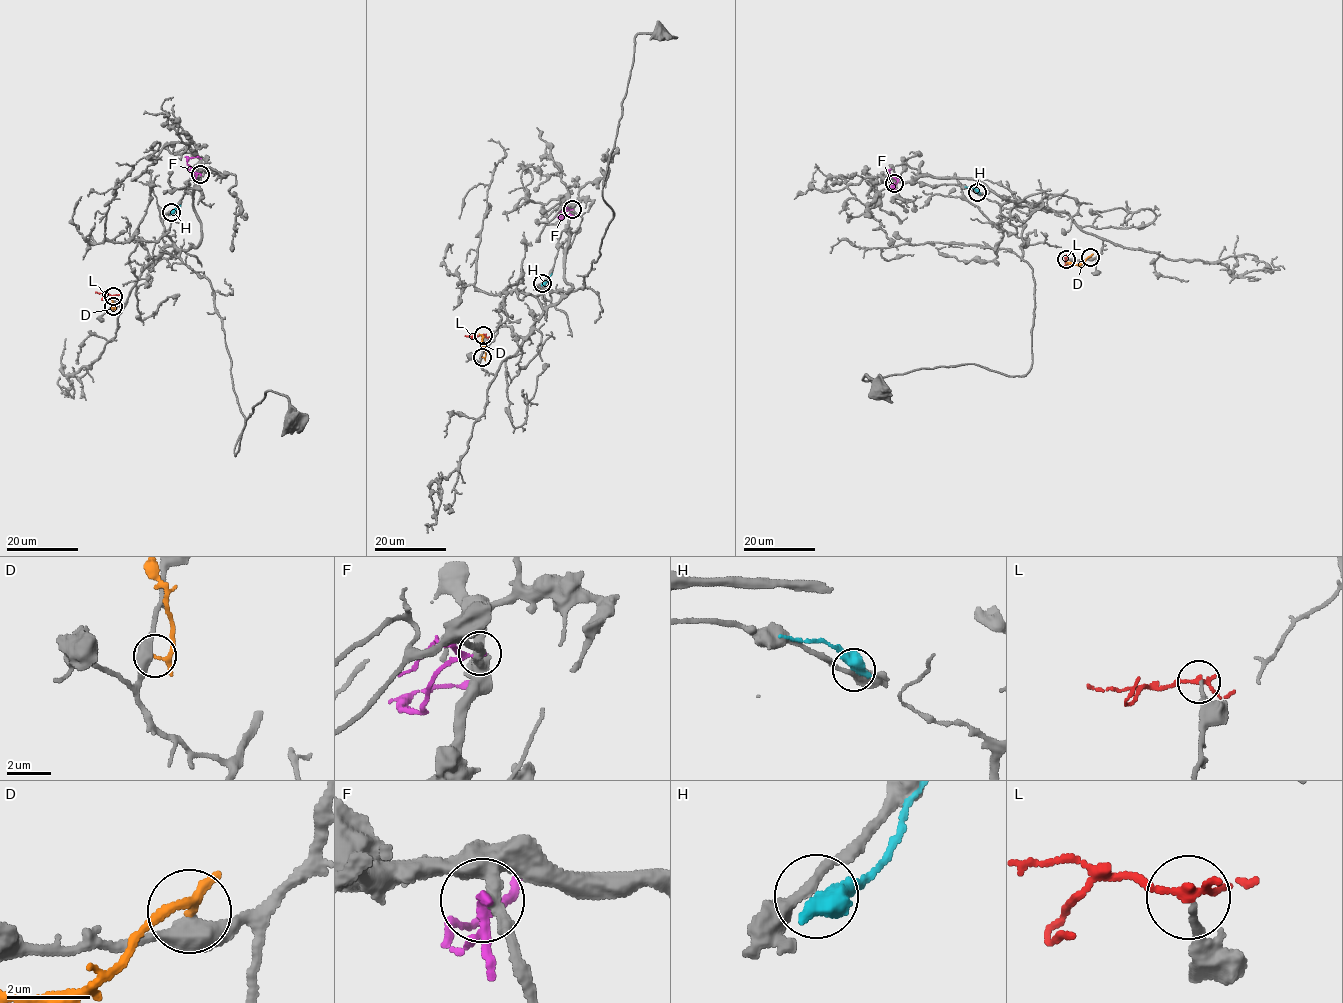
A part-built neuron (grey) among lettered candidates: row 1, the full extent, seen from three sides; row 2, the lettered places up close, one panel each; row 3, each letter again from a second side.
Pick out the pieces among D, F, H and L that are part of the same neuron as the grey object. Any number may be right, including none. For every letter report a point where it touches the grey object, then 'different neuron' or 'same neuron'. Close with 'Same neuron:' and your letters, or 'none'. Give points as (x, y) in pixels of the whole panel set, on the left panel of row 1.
D: (113, 306) | different neuron
F: (200, 174) | different neuron
H: (171, 212) | different neuron
L: (113, 296) | same neuron
Same neuron: L

